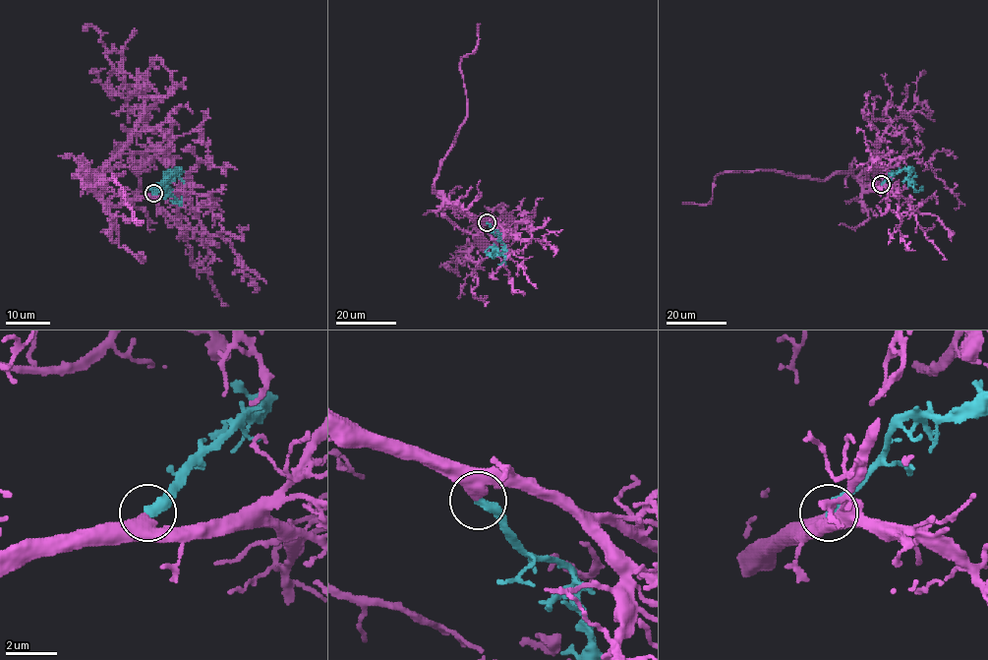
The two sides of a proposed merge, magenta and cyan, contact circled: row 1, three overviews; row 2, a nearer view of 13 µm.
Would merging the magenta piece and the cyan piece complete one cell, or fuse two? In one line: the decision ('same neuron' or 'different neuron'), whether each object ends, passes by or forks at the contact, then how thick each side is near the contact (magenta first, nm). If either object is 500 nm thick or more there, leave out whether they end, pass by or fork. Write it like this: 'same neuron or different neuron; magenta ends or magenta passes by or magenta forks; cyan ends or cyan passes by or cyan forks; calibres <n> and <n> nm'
same neuron; calibres 500 and 380 nm

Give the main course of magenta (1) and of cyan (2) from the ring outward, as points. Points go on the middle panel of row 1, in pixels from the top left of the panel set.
1: (487, 222), (456, 208), (434, 186), (442, 159), (467, 115), (460, 59), (477, 48), (480, 24)
2: (487, 222), (498, 232), (505, 248), (499, 253), (494, 252), (496, 250), (498, 255), (504, 257), (498, 264)

